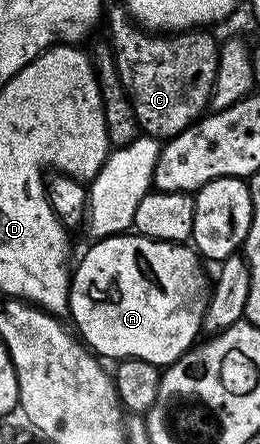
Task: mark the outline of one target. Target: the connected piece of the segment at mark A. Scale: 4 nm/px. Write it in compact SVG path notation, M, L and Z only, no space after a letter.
M125 232L114 234L111 238L102 238L91 243L92 247L84 254L84 259L80 263L75 263L74 269L70 274L70 289L68 292L68 314L72 318L71 325L78 331L79 337L85 346L93 354L101 359L119 360L122 358L137 358L146 360L150 364L161 368L169 366L172 362L177 362L188 350L191 350L194 343L201 337L204 325L204 310L208 306L210 297L210 278L204 275L202 259L191 245L179 242L159 242L153 238L147 238L144 234L135 232Z

